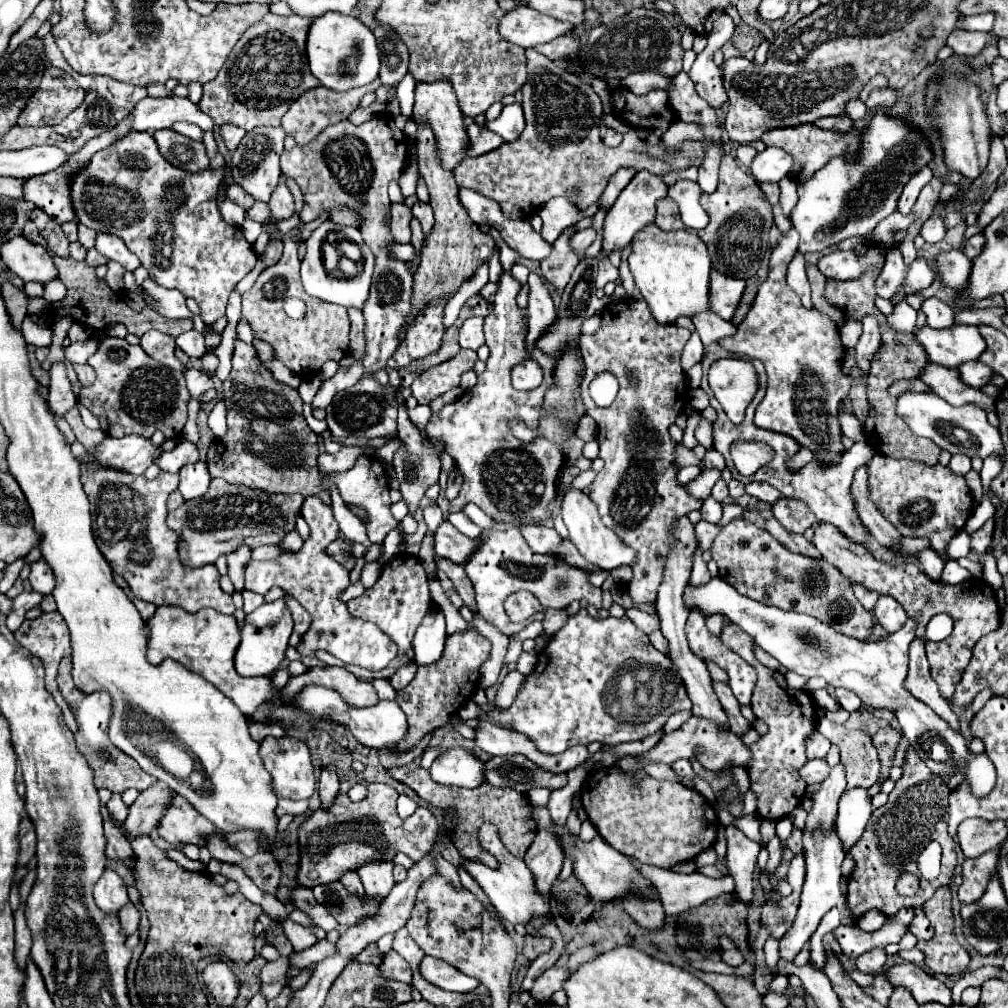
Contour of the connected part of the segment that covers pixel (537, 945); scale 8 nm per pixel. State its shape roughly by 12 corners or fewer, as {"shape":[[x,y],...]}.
{"shape":[[525,934],[523,954],[533,960],[551,948],[551,938]]}

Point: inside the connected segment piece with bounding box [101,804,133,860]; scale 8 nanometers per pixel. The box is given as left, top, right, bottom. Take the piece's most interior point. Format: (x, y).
(117, 847)

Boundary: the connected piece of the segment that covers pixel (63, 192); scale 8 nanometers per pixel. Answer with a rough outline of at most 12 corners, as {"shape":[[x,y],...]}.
{"shape":[[127,120],[89,140],[65,166],[25,178],[23,198],[57,224],[77,222],[69,180],[127,132]]}

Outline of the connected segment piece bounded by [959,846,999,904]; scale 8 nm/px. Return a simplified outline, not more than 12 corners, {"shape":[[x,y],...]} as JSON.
{"shape":[[999,846],[963,862],[959,900],[973,904],[997,868]]}

